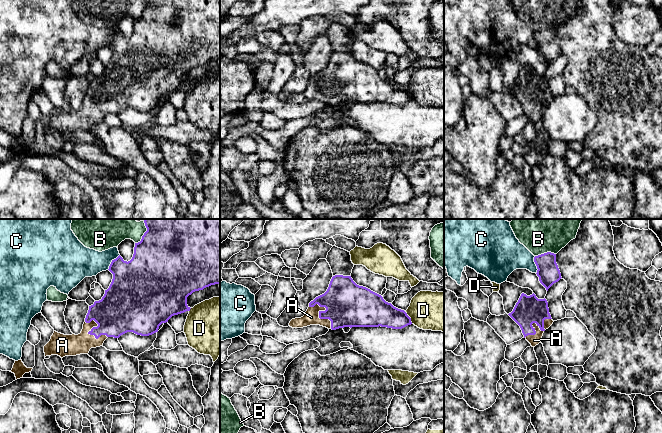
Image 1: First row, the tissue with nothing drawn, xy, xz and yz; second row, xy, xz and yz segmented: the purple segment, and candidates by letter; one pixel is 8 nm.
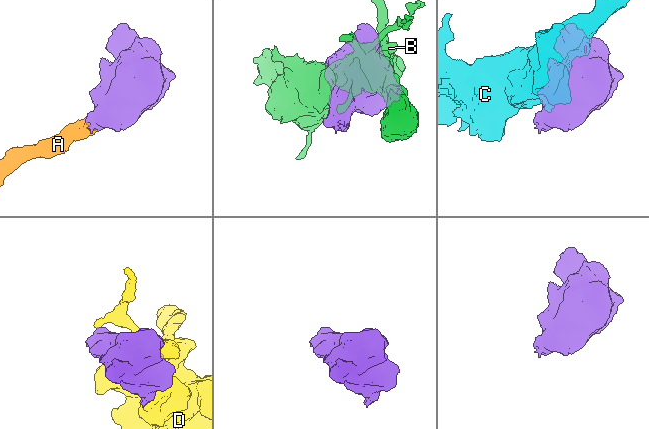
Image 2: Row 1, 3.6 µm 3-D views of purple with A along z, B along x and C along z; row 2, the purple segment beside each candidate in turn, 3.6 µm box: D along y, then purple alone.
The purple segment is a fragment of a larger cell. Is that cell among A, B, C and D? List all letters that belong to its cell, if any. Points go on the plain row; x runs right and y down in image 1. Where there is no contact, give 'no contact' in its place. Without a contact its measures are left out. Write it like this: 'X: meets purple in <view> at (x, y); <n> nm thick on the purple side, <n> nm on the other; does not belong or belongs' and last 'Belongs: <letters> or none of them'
A: meets purple in yz at (536, 99); 220 nm thick on the purple side, 90 nm on the other; belongs
B: meets purple in yz at (545, 29); 180 nm thick on the purple side, 240 nm on the other; does not belong
C: meets purple in xy at (111, 38); 360 nm thick on the purple side, 260 nm on the other; does not belong
D: meets purple in xz at (409, 93); 200 nm thick on the purple side, 320 nm on the other; does not belong
Belongs: A

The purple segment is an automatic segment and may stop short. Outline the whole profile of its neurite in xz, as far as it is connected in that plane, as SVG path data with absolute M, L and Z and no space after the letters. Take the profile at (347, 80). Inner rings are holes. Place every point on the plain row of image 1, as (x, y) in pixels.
M335 51L327 67L309 79L305 91L292 95L289 102L320 101L336 106L344 103L387 103L411 101L404 86L394 83L370 65L357 61L351 52Z

